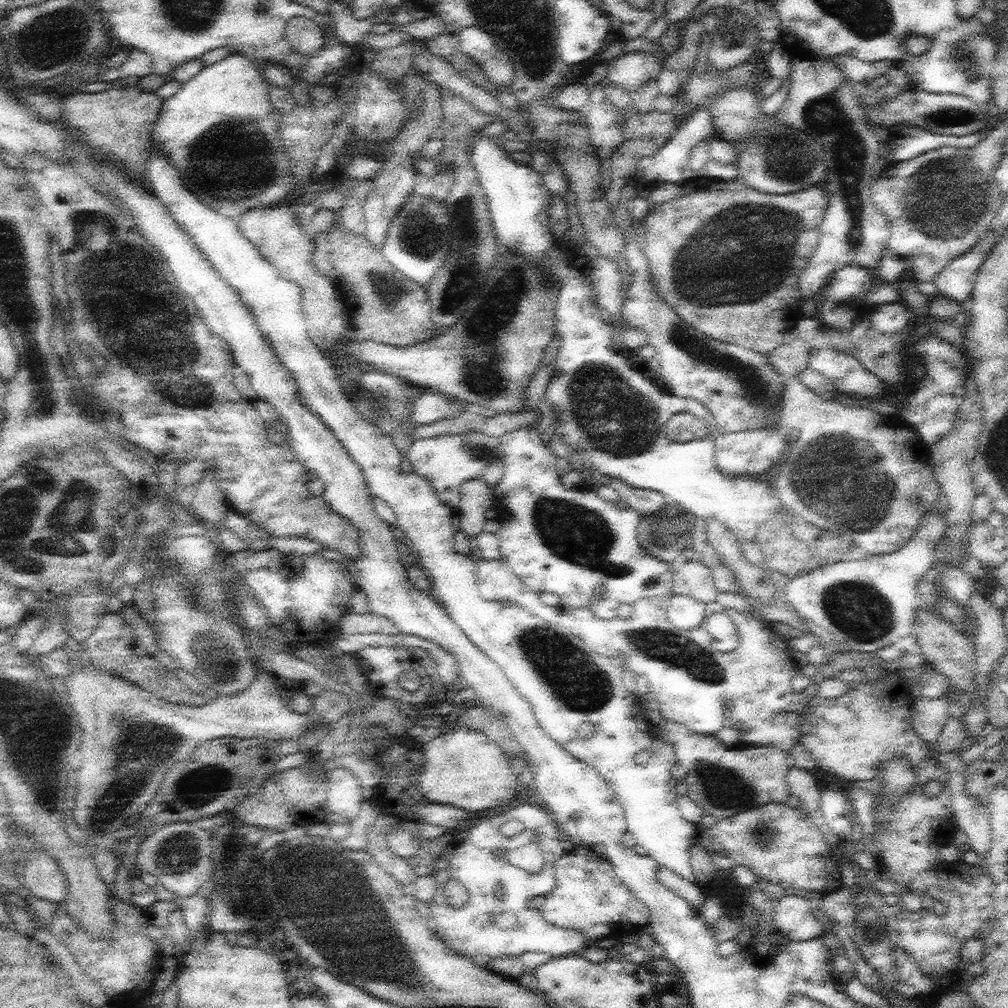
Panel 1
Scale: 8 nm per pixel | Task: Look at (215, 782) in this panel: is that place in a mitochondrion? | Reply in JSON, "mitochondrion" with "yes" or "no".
{"mitochondrion":"no"}

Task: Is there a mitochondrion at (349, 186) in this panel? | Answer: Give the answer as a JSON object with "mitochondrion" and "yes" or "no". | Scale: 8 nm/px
{"mitochondrion":"no"}

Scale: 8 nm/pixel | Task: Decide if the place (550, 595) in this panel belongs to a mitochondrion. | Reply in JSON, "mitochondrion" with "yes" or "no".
{"mitochondrion":"no"}

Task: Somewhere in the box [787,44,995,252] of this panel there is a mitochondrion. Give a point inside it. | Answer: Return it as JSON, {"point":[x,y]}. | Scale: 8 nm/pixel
{"point":[945,201]}

